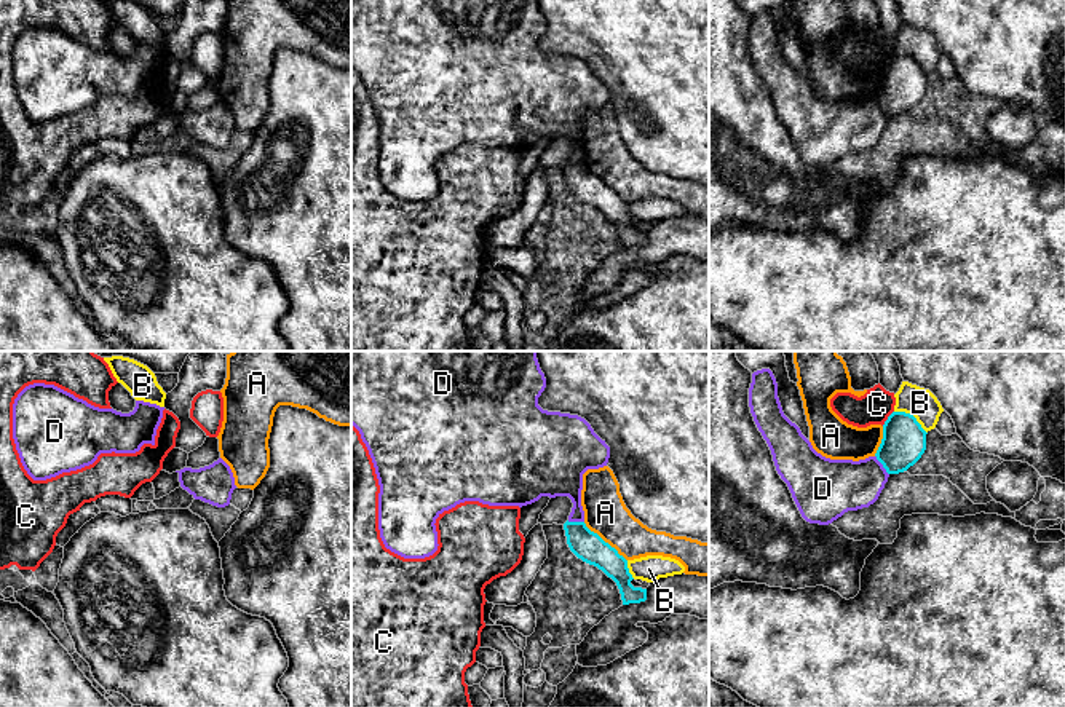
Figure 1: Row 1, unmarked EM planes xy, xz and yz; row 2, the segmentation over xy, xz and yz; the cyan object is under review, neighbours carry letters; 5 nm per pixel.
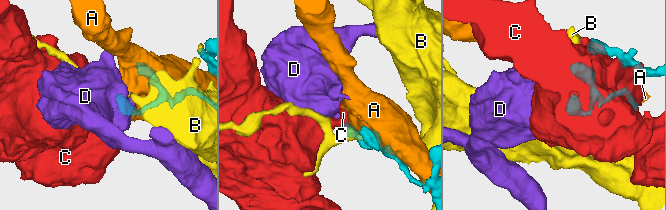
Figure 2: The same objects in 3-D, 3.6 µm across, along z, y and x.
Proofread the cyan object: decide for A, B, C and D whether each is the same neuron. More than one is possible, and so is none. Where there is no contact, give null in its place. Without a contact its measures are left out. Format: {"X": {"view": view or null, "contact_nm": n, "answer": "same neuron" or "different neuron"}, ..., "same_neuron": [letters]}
{"A": {"view": "xz", "contact_nm": 300, "answer": "different neuron"}, "B": {"view": "yz", "contact_nm": 200, "answer": "different neuron"}, "C": {"view": "yz", "contact_nm": 100, "answer": "different neuron"}, "D": {"view": "yz", "contact_nm": 120, "answer": "different neuron"}, "same_neuron": []}

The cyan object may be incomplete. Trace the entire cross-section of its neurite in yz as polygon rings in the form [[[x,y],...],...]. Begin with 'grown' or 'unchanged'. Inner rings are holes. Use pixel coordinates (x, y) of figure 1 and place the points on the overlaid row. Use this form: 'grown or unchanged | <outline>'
unchanged | [[[893,412],[883,425],[883,439],[875,453],[888,474],[913,466],[926,450],[926,431],[905,412]]]

